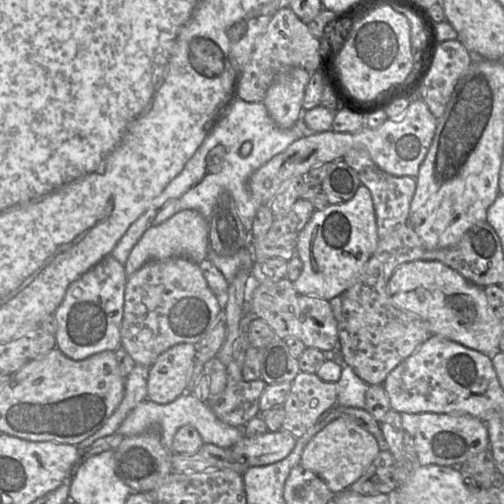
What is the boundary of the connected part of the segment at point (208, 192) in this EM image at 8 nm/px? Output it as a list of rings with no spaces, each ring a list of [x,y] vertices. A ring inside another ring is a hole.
[[[236,98],[187,161],[183,170],[129,226],[110,255],[124,266],[131,250],[149,228],[162,224],[182,210],[195,210],[209,223],[216,199],[224,191],[232,196],[245,230],[251,232],[255,214],[262,204],[255,200],[248,190],[249,177],[273,157],[285,151],[294,141],[314,133],[317,132],[309,130],[302,121],[291,128],[281,128],[270,117],[262,102],[251,103]],[[245,142],[251,142],[252,149],[248,155],[243,156],[240,148]]]

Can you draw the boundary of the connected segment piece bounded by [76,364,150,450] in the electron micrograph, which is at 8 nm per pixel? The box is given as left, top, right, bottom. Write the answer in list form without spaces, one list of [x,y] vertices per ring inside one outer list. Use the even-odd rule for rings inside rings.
[[[135,364],[130,374],[126,377],[125,393],[120,405],[100,429],[76,445],[80,450],[87,449],[96,440],[115,433],[128,414],[140,402],[147,399],[149,368],[144,365]]]

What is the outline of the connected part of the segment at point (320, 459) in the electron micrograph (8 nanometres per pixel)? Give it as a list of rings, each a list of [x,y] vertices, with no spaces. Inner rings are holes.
[[[349,418],[331,422],[304,448],[300,465],[318,475],[333,493],[348,489],[356,482],[380,452],[375,437]]]

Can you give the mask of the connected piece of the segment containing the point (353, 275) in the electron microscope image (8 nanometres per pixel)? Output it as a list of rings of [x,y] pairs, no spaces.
[[[361,184],[352,199],[341,204],[330,204],[321,211],[315,210],[299,233],[296,256],[302,261],[303,269],[293,282],[295,290],[327,301],[339,297],[355,283],[377,244],[377,224],[371,193]]]

